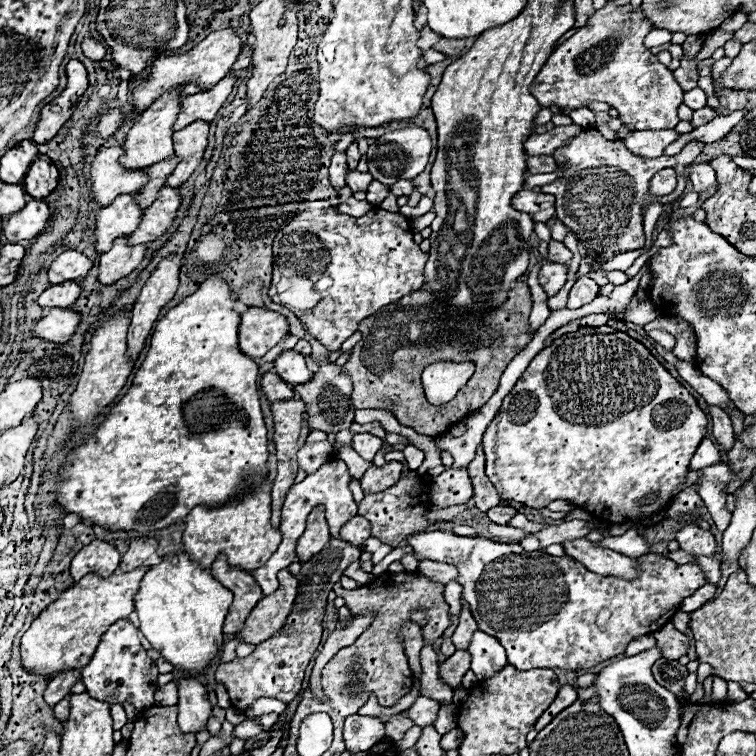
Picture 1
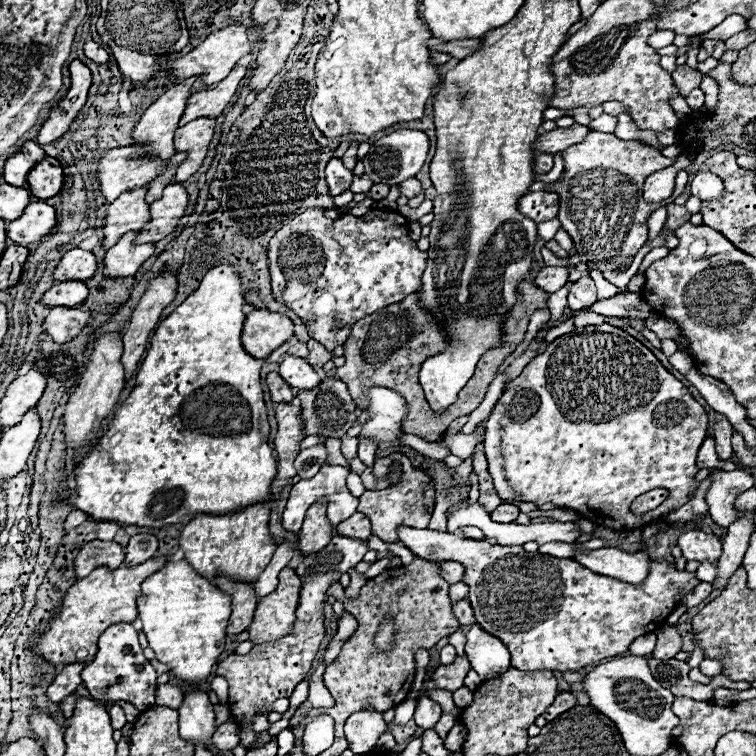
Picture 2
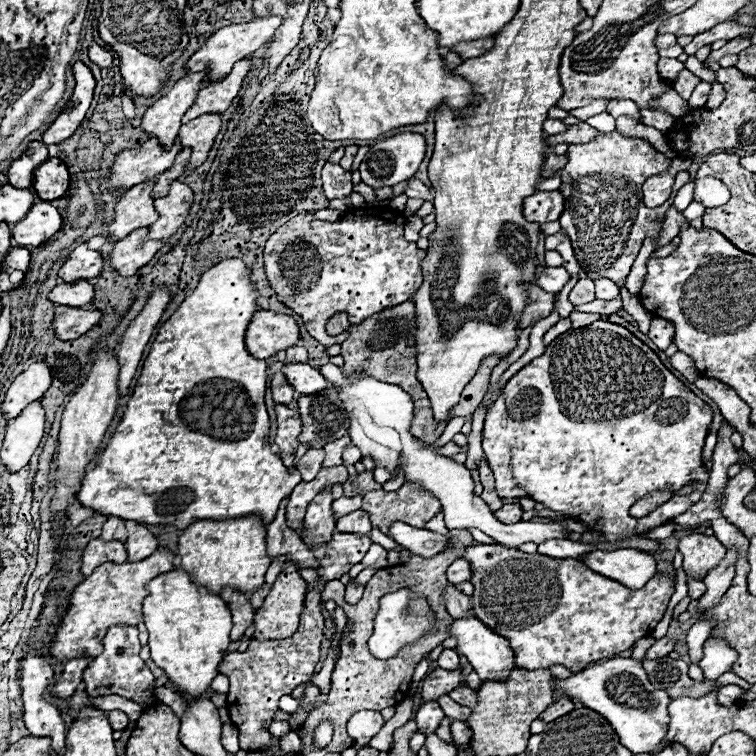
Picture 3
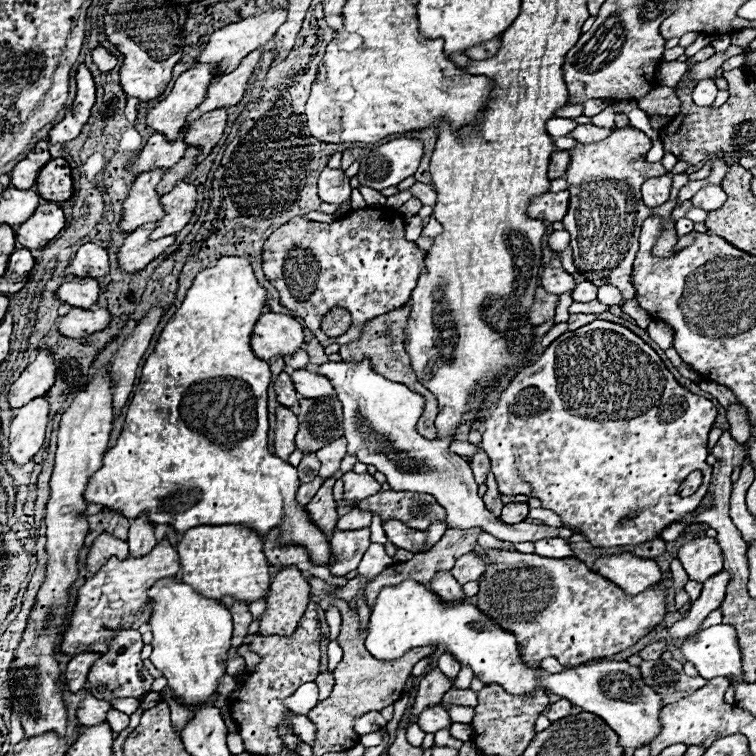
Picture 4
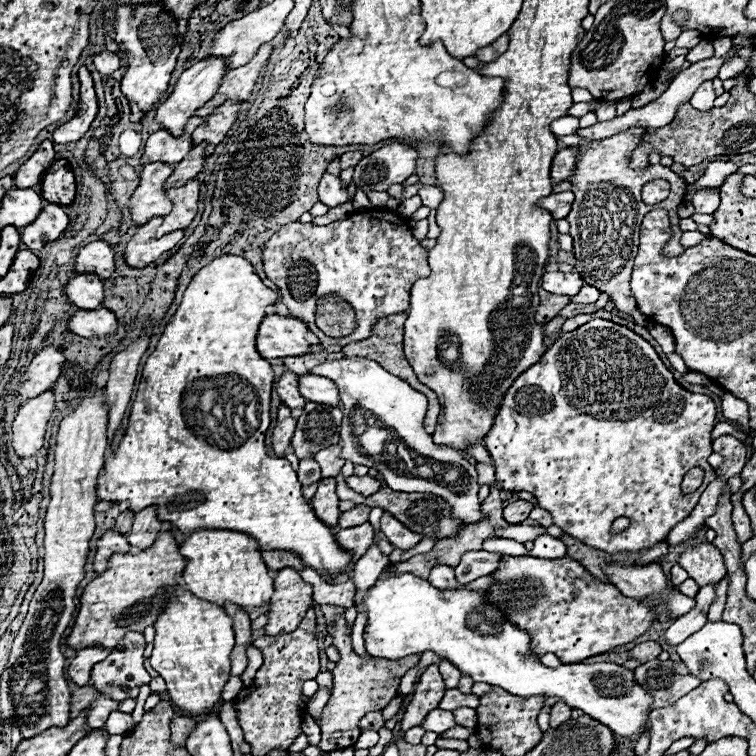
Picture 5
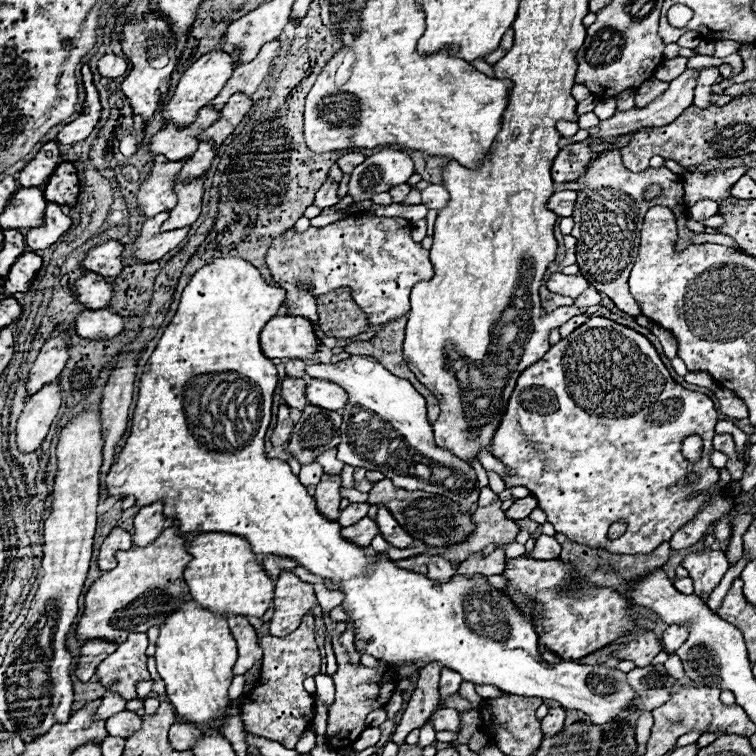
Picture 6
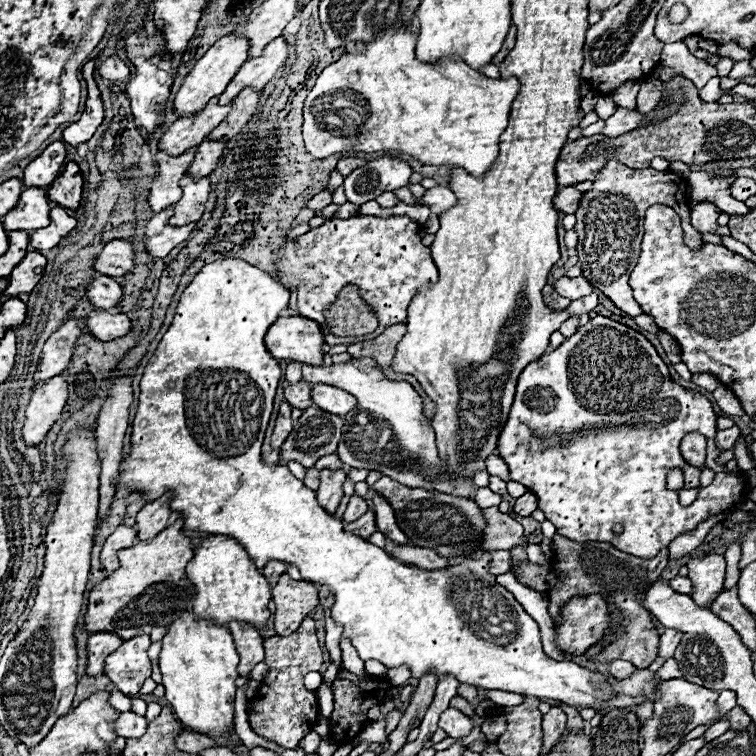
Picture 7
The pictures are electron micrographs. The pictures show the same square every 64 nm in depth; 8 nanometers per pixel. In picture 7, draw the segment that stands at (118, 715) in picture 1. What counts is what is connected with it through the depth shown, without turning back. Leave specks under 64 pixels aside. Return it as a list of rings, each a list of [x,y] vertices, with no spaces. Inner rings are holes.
[[[122,712],[120,720],[116,722],[116,734],[124,738],[138,738],[146,732],[148,720],[134,712]]]

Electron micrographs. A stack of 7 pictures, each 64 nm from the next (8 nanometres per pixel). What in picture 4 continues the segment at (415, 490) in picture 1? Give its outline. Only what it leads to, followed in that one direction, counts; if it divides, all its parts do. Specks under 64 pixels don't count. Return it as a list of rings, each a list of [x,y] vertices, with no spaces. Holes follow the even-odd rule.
[[[380,490],[378,494],[360,500],[358,508],[368,508],[370,512],[378,512],[382,520],[400,520],[422,532],[426,532],[432,522],[446,524],[446,510],[436,502],[434,496],[420,492]]]

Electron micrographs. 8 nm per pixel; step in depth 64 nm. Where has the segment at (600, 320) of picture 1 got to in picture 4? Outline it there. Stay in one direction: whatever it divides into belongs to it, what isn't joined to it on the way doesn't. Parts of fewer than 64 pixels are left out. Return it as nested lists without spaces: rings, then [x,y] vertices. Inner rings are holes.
[[[570,314],[570,320],[568,320],[568,330],[582,328],[582,326],[590,324],[592,320],[596,320],[596,316],[594,316],[594,314]]]

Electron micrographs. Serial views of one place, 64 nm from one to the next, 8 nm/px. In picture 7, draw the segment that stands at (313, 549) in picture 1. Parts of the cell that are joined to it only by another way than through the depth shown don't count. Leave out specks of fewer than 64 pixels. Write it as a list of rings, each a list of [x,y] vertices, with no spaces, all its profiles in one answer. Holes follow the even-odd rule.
[[[322,468],[320,470],[320,488],[318,488],[316,496],[320,500],[320,506],[328,508],[328,512],[332,512],[332,514],[342,500],[344,480],[346,480],[346,472],[342,468],[338,468],[338,470]]]

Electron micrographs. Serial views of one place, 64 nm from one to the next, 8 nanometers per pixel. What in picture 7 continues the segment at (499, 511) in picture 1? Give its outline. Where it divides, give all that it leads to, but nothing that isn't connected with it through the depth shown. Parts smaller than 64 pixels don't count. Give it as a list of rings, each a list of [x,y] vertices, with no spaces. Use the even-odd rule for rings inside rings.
[[[526,492],[524,496],[520,496],[514,504],[514,512],[520,514],[520,516],[530,516],[534,510],[538,508],[538,498],[530,492]]]

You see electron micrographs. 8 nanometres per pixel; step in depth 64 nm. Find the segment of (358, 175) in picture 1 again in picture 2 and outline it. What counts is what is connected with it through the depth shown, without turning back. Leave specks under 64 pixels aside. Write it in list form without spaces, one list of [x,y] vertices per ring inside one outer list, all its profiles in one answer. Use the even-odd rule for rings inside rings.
[[[368,176],[354,178],[354,182],[352,182],[352,186],[350,186],[350,190],[352,190],[354,194],[368,194],[370,188],[372,188],[372,182],[368,180]]]

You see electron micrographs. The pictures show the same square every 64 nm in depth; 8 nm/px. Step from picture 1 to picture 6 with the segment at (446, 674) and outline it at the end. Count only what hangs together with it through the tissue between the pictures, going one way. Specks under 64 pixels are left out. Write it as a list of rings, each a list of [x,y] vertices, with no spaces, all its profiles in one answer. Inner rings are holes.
[[[428,664],[418,674],[420,674],[418,686],[412,692],[408,708],[402,714],[402,720],[392,734],[392,742],[398,744],[398,746],[404,744],[404,738],[408,736],[408,732],[412,732],[414,728],[420,728],[420,724],[424,724],[432,716],[432,712],[438,704],[438,698],[440,698],[440,694],[438,694],[440,666]]]

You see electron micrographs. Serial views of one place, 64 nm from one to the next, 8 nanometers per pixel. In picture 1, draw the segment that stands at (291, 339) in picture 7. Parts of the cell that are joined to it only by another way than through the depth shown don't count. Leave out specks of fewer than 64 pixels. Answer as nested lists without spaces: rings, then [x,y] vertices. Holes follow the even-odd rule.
[[[248,308],[240,320],[240,350],[252,358],[262,358],[282,338],[288,336],[288,330],[288,320],[282,314],[266,308]]]

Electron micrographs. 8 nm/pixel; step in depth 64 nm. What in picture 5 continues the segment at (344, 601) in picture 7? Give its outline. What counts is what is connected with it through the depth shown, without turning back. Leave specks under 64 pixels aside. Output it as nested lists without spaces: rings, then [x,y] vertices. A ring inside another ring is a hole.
[[[224,254],[220,258],[214,258],[208,266],[198,270],[198,274],[194,274],[192,282],[188,284],[188,288],[184,292],[182,304],[178,306],[176,314],[170,318],[168,326],[164,328],[164,332],[160,336],[156,350],[152,352],[152,356],[144,364],[142,380],[138,384],[136,400],[132,404],[132,412],[128,418],[128,430],[126,430],[118,450],[110,458],[106,458],[104,472],[98,476],[96,494],[100,500],[112,500],[116,504],[120,504],[122,500],[130,500],[130,510],[134,510],[134,512],[138,512],[146,506],[164,506],[164,502],[168,498],[178,496],[178,512],[158,512],[158,516],[160,516],[160,520],[174,522],[180,532],[192,532],[192,530],[204,530],[204,528],[208,528],[208,530],[216,530],[216,528],[236,530],[236,532],[244,532],[244,534],[252,536],[258,542],[258,550],[262,550],[262,552],[266,552],[266,550],[290,550],[290,552],[296,552],[302,558],[302,562],[316,572],[328,572],[328,574],[336,576],[336,574],[342,574],[342,568],[344,568],[344,572],[350,574],[350,570],[352,570],[350,564],[352,564],[354,556],[336,542],[336,530],[326,526],[322,520],[316,518],[310,502],[304,500],[304,496],[302,496],[302,486],[300,486],[296,472],[292,470],[290,462],[286,458],[270,458],[266,454],[264,436],[266,436],[266,430],[270,424],[270,392],[272,392],[272,384],[274,384],[274,370],[268,364],[268,360],[264,360],[258,354],[256,334],[258,334],[258,328],[260,328],[264,316],[268,314],[268,306],[274,306],[278,302],[278,298],[280,298],[280,294],[276,290],[270,290],[268,286],[264,286],[264,282],[254,272],[252,264],[242,256]],[[386,568],[374,586],[370,586],[362,598],[368,622],[364,628],[364,640],[366,650],[374,658],[386,658],[386,660],[400,660],[412,654],[422,654],[426,650],[438,654],[442,660],[452,662],[462,674],[470,676],[474,682],[486,682],[492,686],[500,686],[506,692],[514,696],[552,696],[562,702],[566,702],[570,708],[578,708],[584,714],[592,716],[600,724],[608,726],[614,734],[626,736],[626,738],[638,738],[638,734],[646,728],[650,722],[650,704],[652,698],[644,688],[640,688],[634,682],[632,670],[626,670],[624,666],[612,664],[612,662],[600,662],[600,664],[562,664],[560,668],[548,668],[540,662],[538,656],[530,650],[530,634],[526,630],[520,630],[516,624],[508,622],[506,616],[496,610],[494,604],[486,602],[486,590],[468,590],[466,584],[452,588],[452,590],[438,590],[432,588],[428,580],[422,580],[418,576],[412,576],[408,572],[404,574],[390,574],[390,568]]]

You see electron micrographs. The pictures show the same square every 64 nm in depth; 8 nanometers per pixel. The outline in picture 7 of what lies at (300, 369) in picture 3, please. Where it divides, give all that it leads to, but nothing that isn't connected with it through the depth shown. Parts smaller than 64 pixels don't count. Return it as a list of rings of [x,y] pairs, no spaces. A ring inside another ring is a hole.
[[[314,384],[312,386],[312,400],[318,408],[322,408],[326,412],[332,412],[336,416],[342,416],[342,418],[348,412],[358,408],[358,402],[352,394],[348,394],[340,388],[328,386],[328,384]]]

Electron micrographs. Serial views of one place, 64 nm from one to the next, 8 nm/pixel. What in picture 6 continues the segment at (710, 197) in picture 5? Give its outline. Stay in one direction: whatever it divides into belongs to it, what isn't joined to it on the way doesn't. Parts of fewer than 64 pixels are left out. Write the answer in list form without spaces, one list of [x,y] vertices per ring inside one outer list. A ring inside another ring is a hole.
[[[698,200],[694,206],[690,206],[690,218],[700,224],[716,214],[718,214],[718,204],[712,200]]]

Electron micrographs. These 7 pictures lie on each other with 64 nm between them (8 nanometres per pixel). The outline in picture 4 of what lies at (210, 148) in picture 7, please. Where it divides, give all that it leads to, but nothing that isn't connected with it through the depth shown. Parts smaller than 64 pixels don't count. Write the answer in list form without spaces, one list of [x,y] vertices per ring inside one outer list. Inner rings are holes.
[[[188,146],[188,152],[184,154],[184,158],[182,158],[178,164],[174,164],[172,168],[166,170],[164,180],[158,184],[156,192],[160,192],[160,194],[170,192],[170,190],[176,186],[176,182],[186,180],[186,176],[192,174],[194,168],[196,168],[196,156],[198,156],[198,154],[200,154],[200,148],[196,148],[196,146]]]

